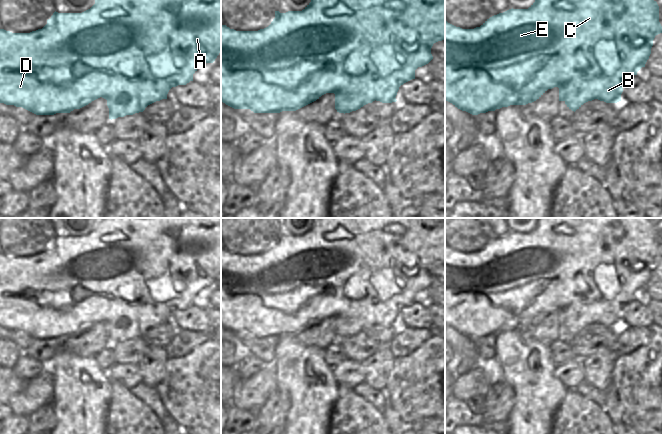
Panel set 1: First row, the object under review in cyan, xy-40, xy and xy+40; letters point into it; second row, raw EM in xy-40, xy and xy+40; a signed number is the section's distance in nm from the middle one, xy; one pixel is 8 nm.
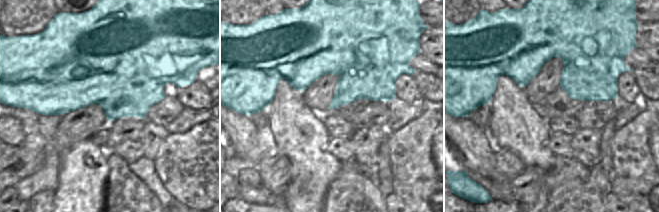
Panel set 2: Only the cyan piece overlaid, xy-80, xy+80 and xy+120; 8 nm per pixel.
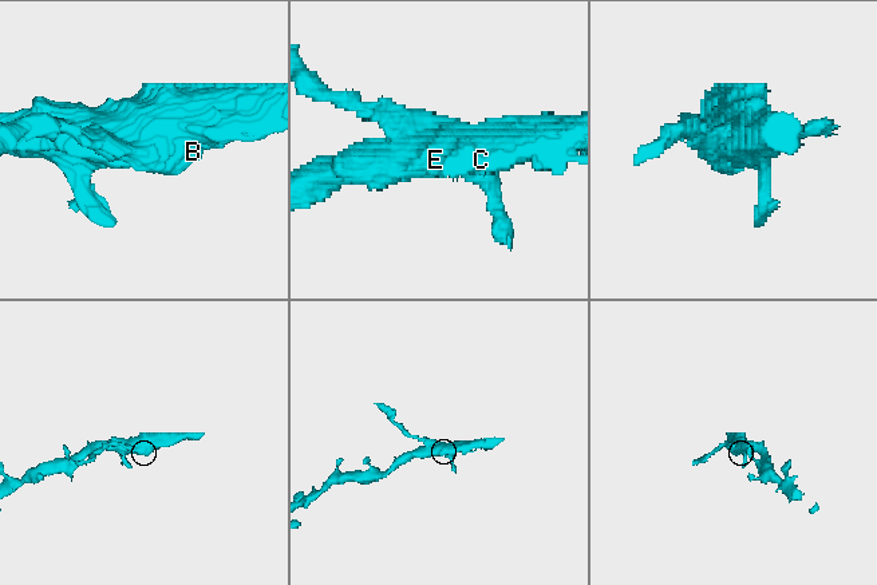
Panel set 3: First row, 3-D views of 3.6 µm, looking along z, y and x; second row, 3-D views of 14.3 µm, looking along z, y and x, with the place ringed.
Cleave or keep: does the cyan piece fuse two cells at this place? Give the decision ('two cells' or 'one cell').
two cells

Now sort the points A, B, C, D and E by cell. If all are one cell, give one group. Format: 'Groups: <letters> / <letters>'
Groups: A C D E / B

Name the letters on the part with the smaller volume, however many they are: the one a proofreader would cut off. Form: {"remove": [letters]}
{"remove": ["B"]}

